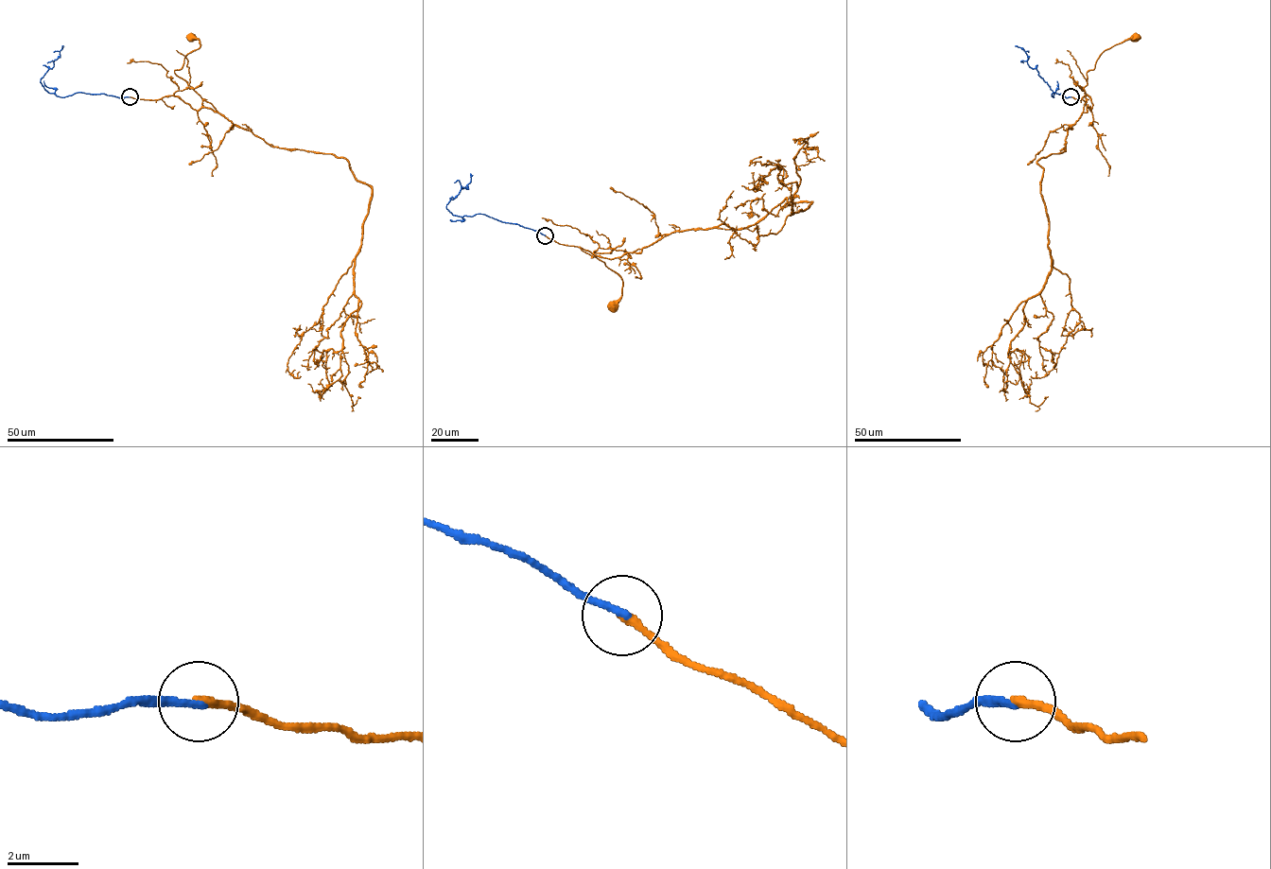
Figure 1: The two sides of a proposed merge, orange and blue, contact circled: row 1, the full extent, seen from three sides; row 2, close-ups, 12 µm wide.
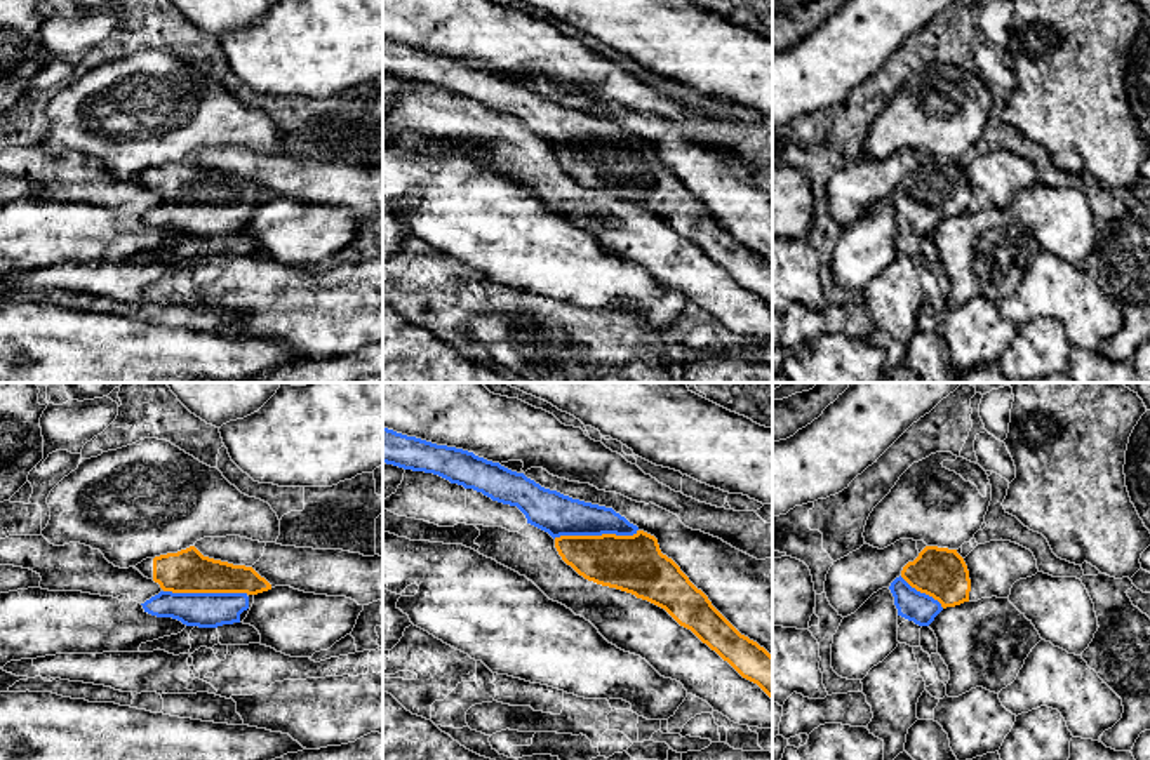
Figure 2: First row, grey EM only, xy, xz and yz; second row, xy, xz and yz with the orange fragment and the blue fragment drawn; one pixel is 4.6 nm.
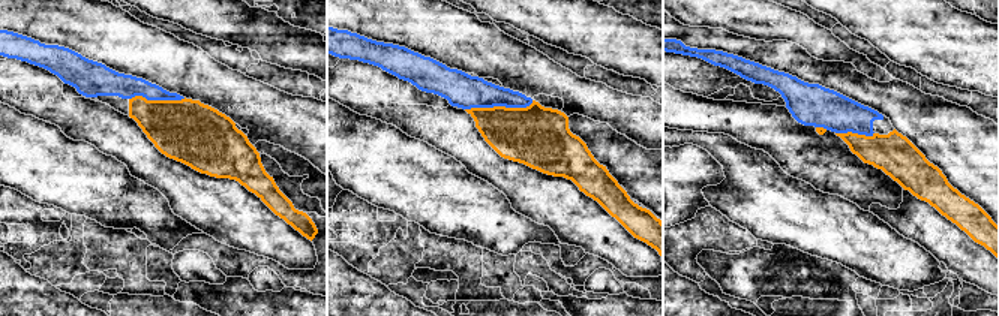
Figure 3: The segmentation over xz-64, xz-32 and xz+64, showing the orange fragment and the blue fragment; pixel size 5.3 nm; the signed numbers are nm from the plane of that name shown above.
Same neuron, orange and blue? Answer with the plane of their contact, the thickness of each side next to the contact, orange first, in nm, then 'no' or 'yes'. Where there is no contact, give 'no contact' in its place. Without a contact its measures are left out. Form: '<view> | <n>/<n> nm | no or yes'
xz | 260/190 nm | yes

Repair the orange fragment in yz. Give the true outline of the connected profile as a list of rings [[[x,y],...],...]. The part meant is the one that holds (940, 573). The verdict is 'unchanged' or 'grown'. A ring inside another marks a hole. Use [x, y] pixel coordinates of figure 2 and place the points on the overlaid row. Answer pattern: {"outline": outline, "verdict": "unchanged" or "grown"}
{"outline": [[[926,546],[889,590],[898,616],[929,626],[943,609],[969,602],[971,579],[957,550]]], "verdict": "grown"}

